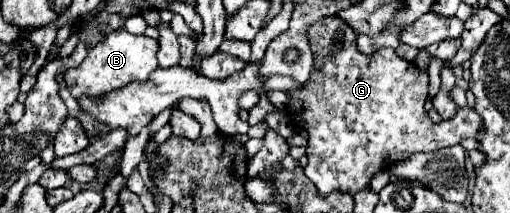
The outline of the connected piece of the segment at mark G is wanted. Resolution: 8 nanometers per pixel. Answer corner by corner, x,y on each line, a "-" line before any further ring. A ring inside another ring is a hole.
327,16
315,22
307,30
307,38
313,52
313,70
309,80
301,88
287,92
289,96
287,112
291,116
291,122
295,122
297,126
305,124
309,140
307,146
309,164
305,166
305,176
317,186
319,194
327,196
335,190
355,194
369,186
377,170
387,168
387,158
409,158
411,154
417,152
433,152
445,146
459,144
461,138
467,136
475,138
483,130
479,114
471,108
461,108
451,120
441,120
437,124
431,122
423,108
429,90
429,76
415,64
399,58
393,48
379,48
371,56
361,54
357,50
357,34
339,16
-
355,172
361,172
359,174
359,178
363,178
363,182
359,182
361,186
353,184

